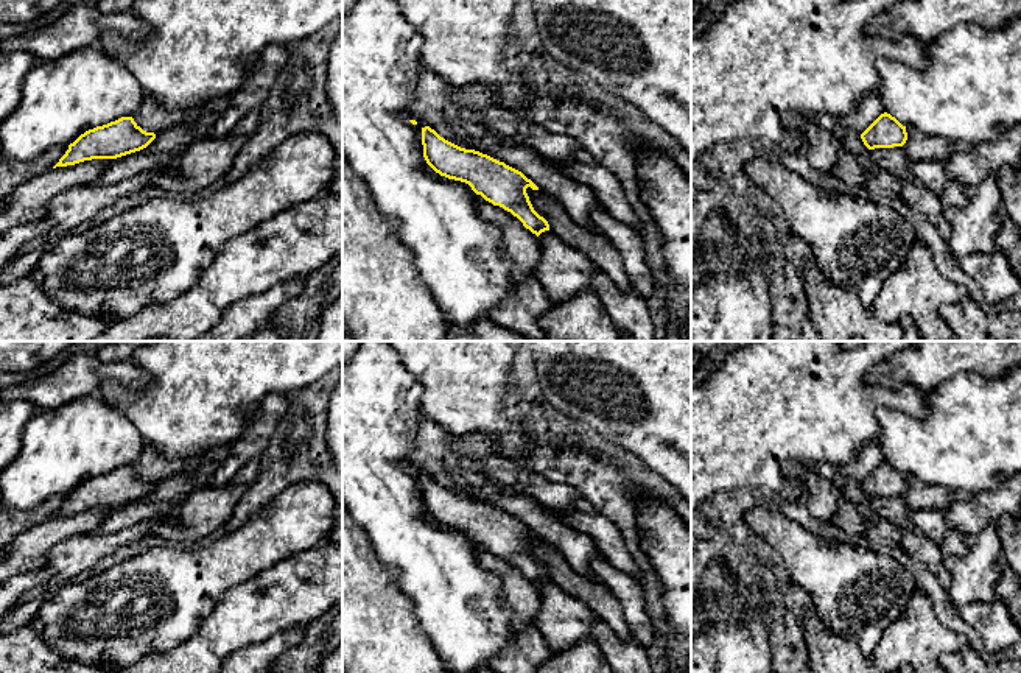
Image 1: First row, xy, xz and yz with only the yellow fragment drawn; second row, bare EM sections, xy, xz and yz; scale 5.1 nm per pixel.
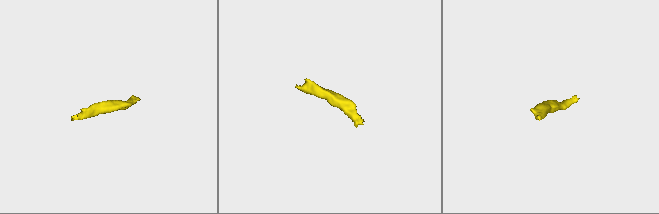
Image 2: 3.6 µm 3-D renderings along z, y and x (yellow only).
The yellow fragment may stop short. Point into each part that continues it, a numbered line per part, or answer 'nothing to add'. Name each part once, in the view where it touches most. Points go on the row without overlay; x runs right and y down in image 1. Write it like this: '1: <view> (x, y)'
nothing to add

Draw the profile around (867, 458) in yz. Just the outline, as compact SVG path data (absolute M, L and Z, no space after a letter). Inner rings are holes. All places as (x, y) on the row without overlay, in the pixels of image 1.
M868 441L861 447L853 460L839 469L839 477L853 478L862 483L881 463L886 455L876 441Z

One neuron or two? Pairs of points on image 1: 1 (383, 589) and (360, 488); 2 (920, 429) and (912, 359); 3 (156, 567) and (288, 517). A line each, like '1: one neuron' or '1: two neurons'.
1: two neurons
2: two neurons
3: one neuron

